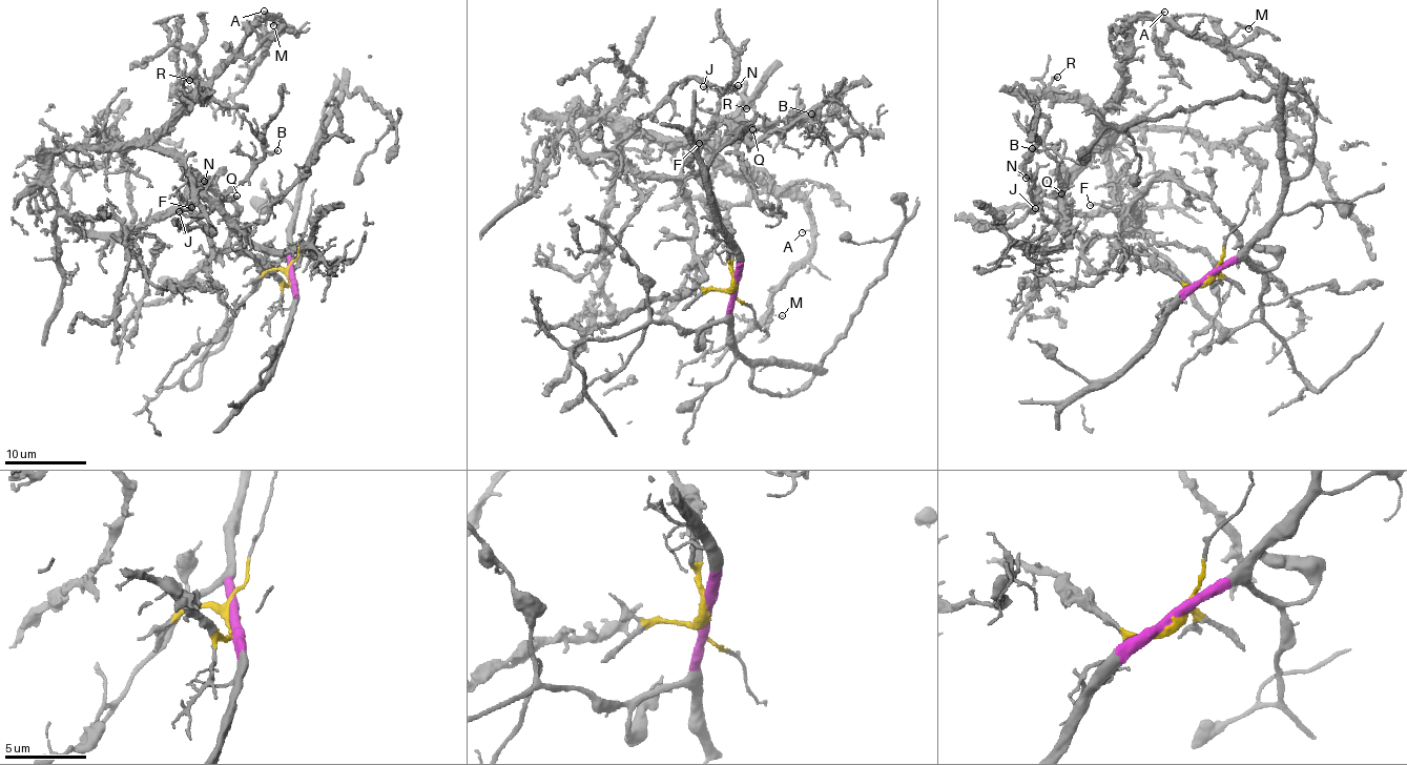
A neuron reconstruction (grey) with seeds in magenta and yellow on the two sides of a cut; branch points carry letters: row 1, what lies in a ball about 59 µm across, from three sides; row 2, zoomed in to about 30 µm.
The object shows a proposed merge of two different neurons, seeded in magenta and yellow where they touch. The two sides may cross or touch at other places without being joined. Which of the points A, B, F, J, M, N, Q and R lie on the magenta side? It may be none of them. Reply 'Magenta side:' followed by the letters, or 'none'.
Magenta side: none

